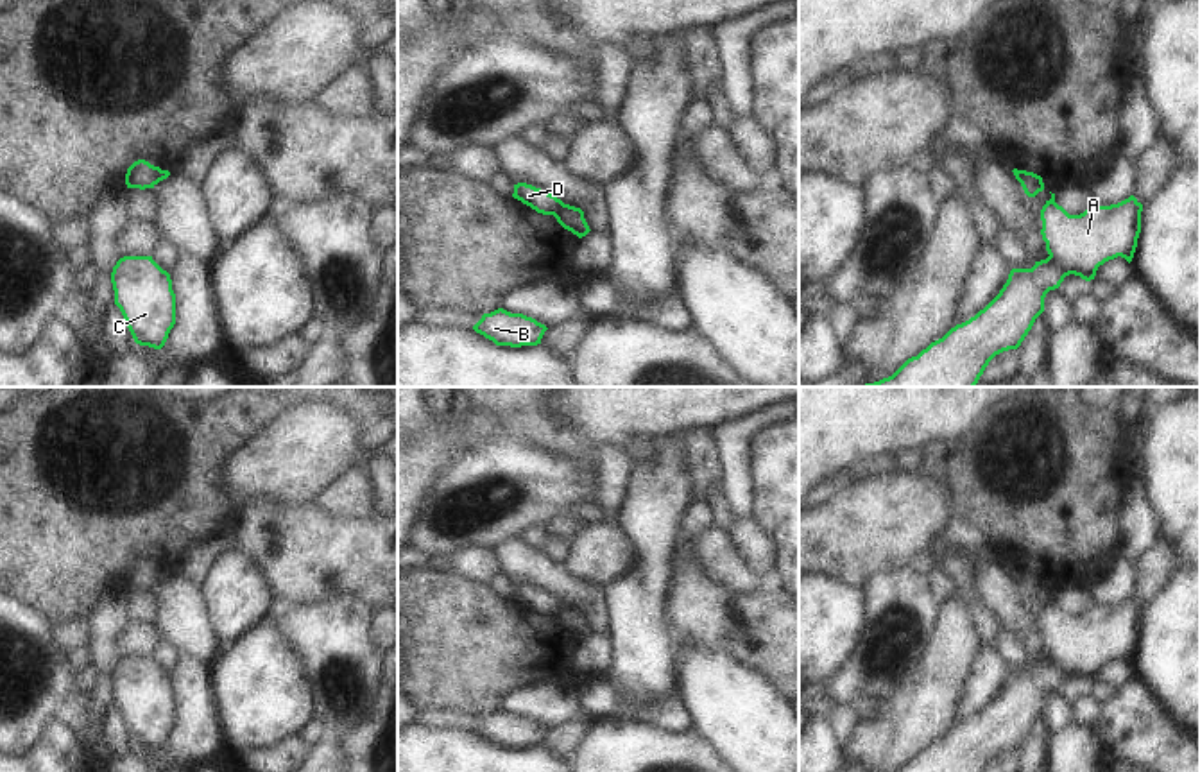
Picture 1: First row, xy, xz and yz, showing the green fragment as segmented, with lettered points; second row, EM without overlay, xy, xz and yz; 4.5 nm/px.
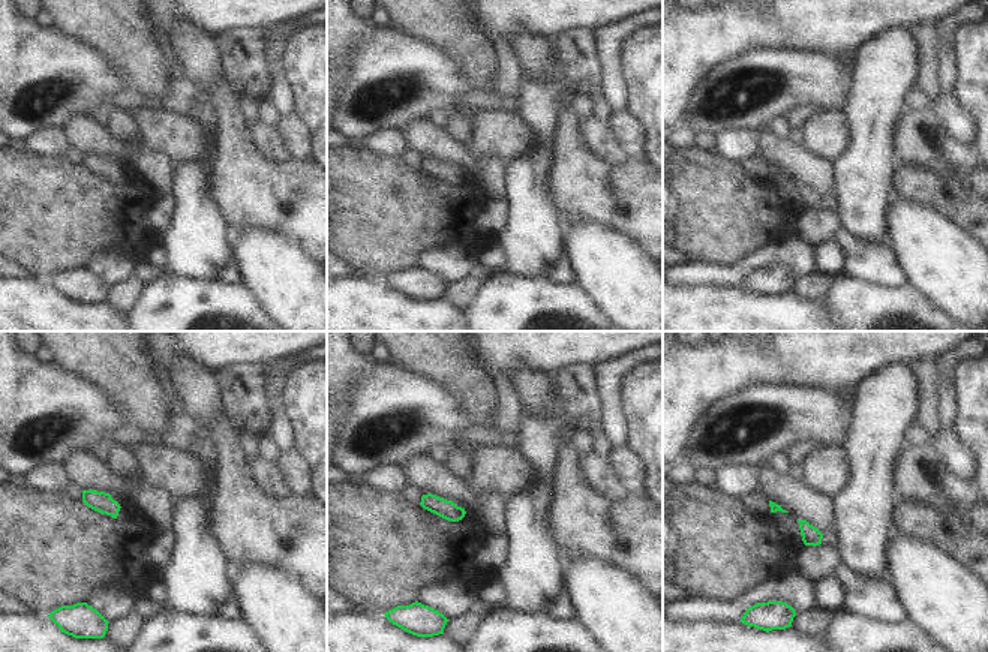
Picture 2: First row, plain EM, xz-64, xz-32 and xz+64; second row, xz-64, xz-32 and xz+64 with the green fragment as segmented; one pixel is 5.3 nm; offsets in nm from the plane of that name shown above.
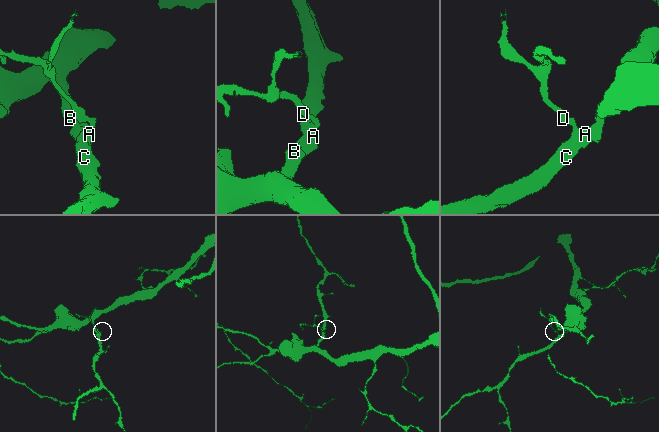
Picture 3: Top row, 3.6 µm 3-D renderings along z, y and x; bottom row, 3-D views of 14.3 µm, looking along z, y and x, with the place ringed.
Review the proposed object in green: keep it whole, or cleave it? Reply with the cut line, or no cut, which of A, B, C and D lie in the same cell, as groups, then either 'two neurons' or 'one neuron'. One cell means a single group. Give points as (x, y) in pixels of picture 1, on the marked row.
cut in xz along (565, 205), (554, 215); A B C / D; two neurons

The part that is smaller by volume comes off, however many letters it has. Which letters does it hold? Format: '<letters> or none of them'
D

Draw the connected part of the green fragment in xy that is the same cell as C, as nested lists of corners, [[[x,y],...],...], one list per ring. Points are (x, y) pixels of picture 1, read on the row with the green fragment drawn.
[[[124,256],[113,267],[111,283],[134,342],[161,349],[176,324],[170,274],[152,256]]]

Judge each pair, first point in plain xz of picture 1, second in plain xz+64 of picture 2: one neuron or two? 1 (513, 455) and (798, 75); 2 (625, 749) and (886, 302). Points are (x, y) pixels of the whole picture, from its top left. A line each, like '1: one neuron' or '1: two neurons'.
1: one neuron
2: one neuron

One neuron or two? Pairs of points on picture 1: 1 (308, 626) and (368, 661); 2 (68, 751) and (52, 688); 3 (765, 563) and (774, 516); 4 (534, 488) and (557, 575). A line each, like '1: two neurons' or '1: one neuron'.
1: one neuron
2: two neurons
3: two neurons
4: two neurons

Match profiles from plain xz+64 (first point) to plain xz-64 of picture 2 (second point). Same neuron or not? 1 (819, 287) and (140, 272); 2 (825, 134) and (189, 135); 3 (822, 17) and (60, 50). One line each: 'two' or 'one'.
1: two
2: one
3: two

